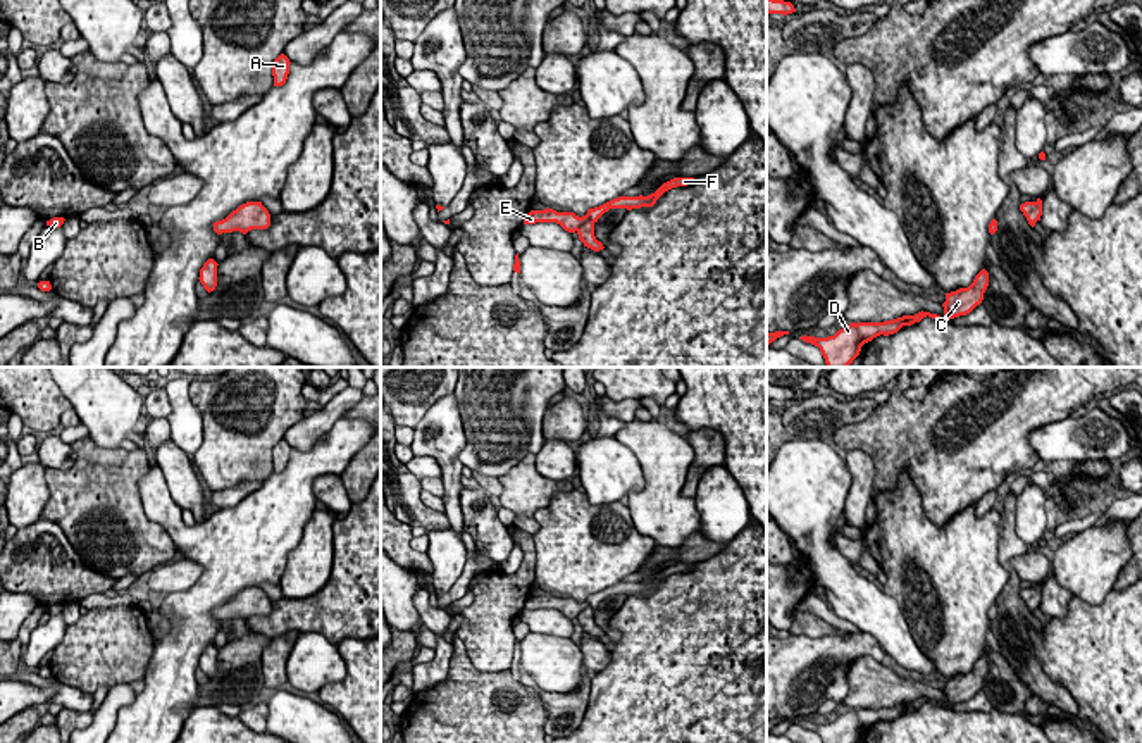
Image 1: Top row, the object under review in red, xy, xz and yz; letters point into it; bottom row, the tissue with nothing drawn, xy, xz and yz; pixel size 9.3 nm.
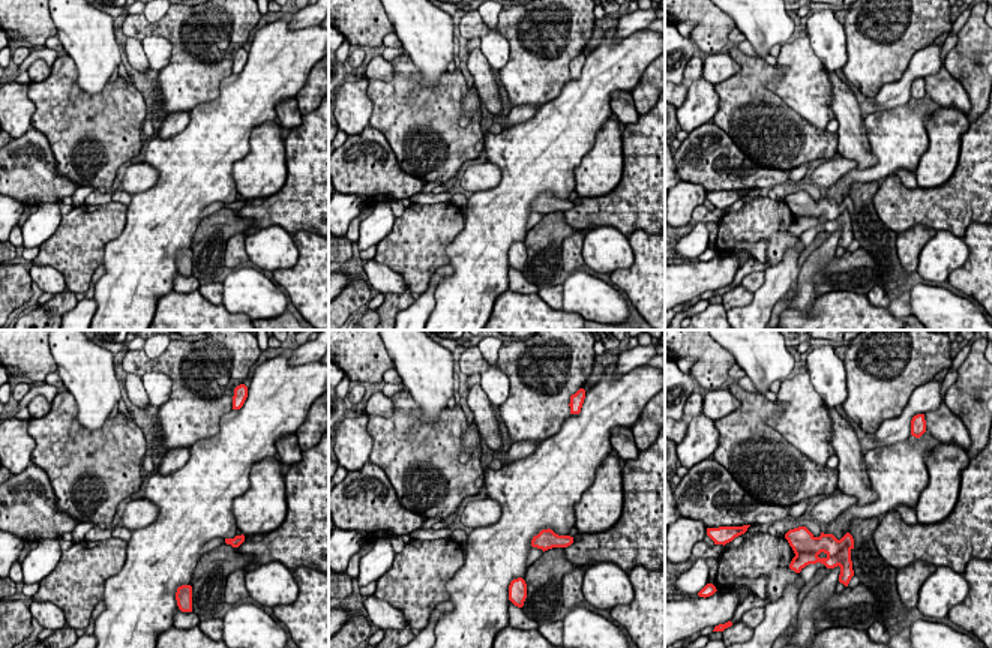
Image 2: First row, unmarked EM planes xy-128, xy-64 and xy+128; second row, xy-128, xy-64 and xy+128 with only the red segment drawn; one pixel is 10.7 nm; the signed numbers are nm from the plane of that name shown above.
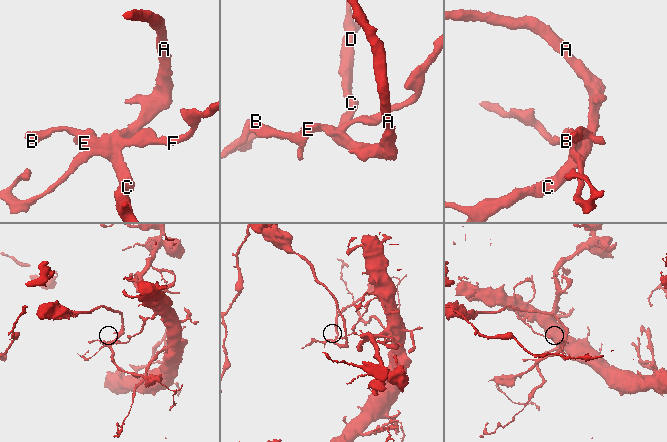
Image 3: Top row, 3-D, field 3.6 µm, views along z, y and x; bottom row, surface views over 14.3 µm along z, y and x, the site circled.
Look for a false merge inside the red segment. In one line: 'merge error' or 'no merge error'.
merge error

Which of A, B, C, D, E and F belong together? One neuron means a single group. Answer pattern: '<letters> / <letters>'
A B C D E / F

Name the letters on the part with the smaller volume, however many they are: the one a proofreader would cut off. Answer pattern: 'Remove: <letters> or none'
Remove: A, B, C, D, E

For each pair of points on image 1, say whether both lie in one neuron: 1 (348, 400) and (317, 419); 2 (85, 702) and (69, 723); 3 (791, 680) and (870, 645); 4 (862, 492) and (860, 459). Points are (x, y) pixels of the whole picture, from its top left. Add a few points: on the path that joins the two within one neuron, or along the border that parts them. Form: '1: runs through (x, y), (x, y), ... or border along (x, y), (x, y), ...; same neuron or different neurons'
1: runs through (341, 402), (324, 419); same neuron
2: border along (64, 707), (88, 712); different neurons
3: runs through (810, 671), (820, 661), (851, 645); same neuron
4: runs through (862, 483), (862, 468); same neuron

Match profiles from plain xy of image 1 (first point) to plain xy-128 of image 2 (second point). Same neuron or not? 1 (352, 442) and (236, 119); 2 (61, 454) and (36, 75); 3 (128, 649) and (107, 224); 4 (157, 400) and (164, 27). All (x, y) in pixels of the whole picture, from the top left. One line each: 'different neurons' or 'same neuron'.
1: same neuron
2: same neuron
3: same neuron
4: same neuron

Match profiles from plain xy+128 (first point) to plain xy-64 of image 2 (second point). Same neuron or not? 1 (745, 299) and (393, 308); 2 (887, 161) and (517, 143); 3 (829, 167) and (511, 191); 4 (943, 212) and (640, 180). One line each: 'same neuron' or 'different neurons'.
1: same neuron
2: same neuron
3: different neurons
4: same neuron

